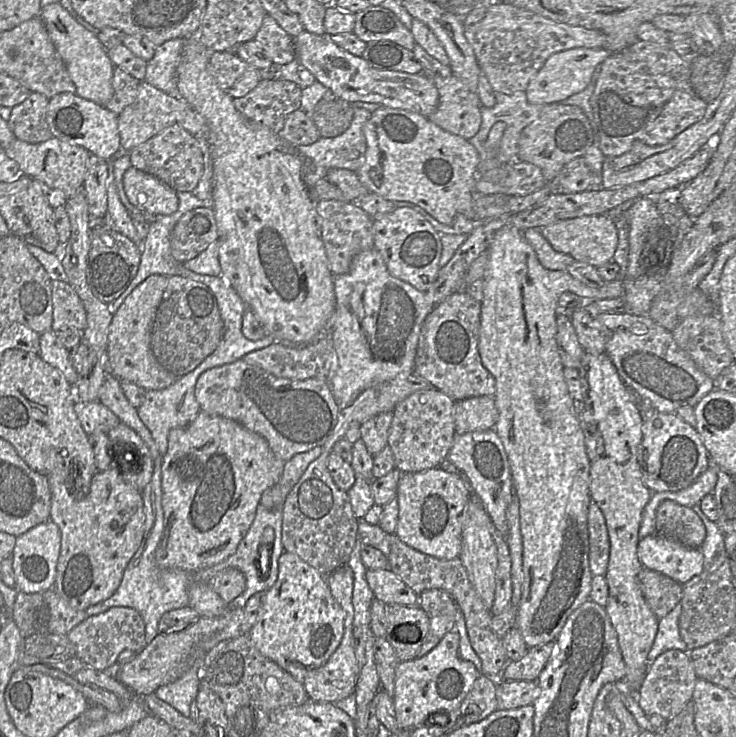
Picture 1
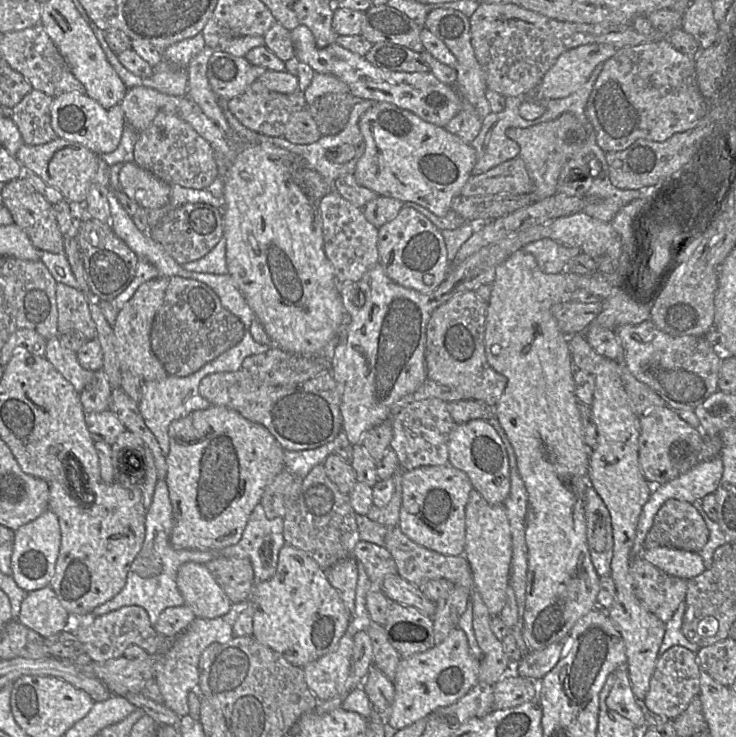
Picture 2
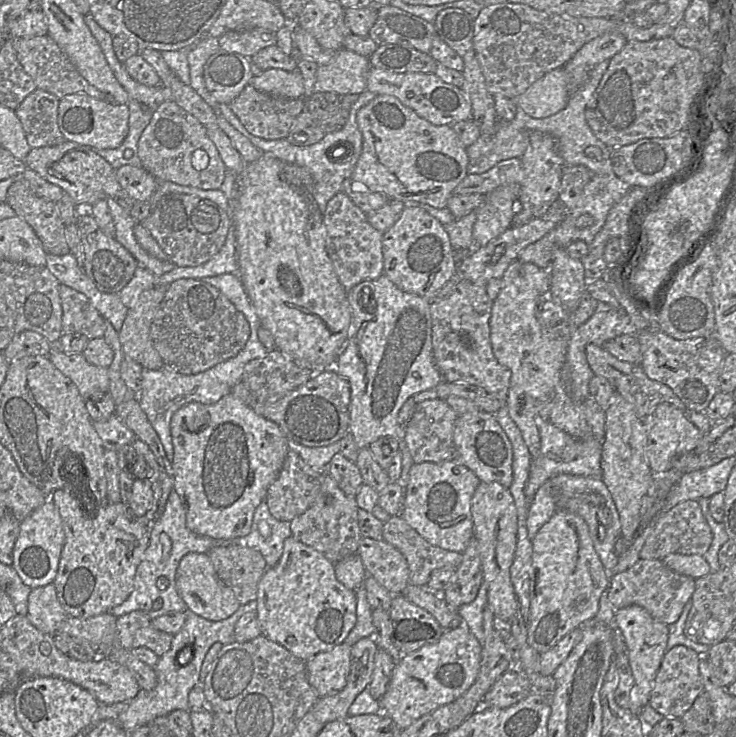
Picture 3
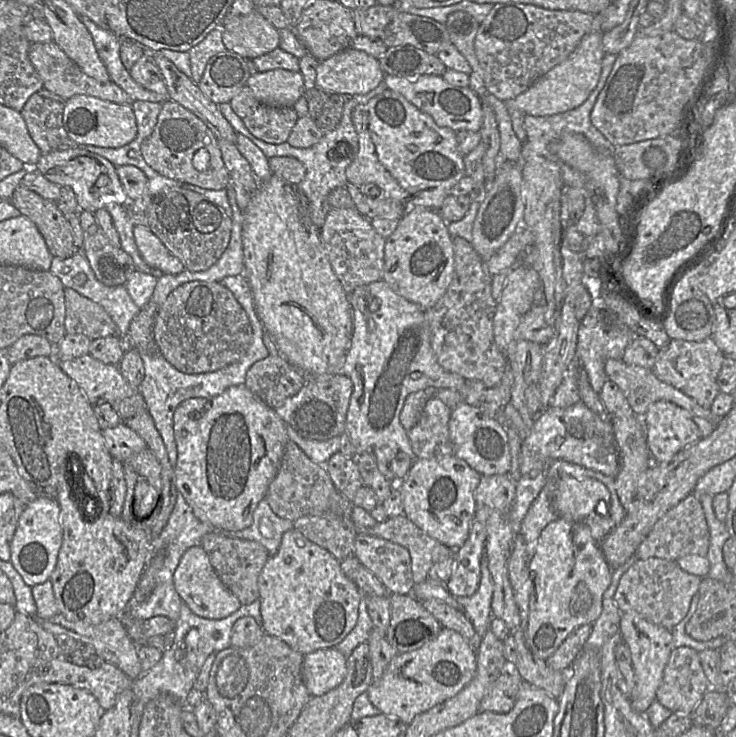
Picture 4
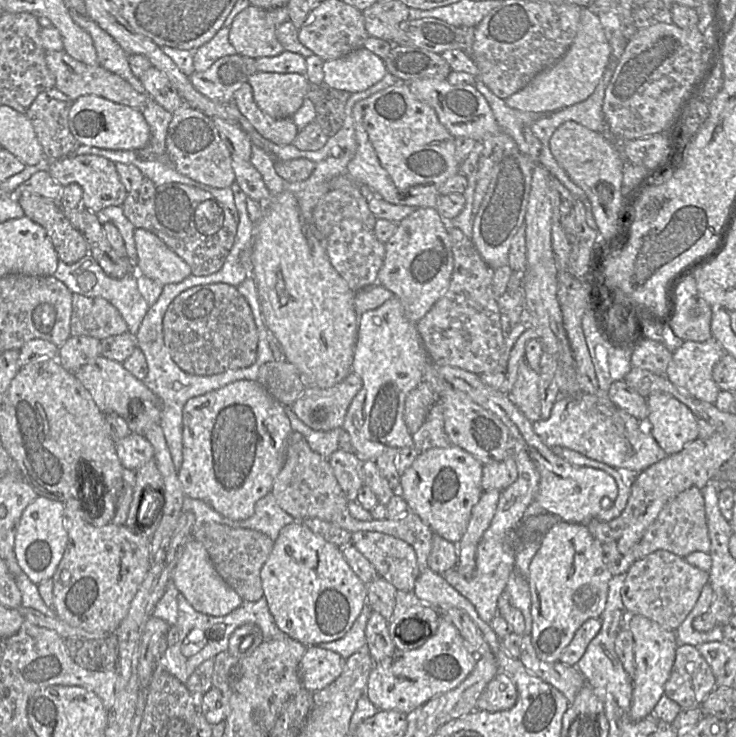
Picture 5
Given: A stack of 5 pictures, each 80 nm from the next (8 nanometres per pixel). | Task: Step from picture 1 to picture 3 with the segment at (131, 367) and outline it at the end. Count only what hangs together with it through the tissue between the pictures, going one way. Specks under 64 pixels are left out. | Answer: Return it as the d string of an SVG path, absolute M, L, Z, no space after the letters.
M155 286L143 291L129 307L118 332L125 358L139 363L143 369L159 370L164 362L151 342L151 324L165 296L166 288Z

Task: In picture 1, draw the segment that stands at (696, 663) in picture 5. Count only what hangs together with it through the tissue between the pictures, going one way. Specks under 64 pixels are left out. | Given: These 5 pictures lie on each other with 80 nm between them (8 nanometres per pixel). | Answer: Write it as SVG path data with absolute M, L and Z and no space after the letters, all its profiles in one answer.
M677 649L667 650L649 667L638 691L638 704L647 716L660 715L669 720L692 700L697 679L689 653Z

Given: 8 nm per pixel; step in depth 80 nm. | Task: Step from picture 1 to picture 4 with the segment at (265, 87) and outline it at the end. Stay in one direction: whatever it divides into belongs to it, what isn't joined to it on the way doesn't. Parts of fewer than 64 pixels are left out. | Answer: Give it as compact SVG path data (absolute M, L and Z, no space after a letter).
M248 85L229 104L253 136L270 144L287 142L299 118L293 107L262 104Z

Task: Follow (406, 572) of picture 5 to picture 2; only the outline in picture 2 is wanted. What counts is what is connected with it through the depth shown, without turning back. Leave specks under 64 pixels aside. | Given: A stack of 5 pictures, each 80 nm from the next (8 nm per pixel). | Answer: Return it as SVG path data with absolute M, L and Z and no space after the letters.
M359 540L352 556L357 562L362 563L375 587L380 587L386 577L397 575L395 561L385 547Z

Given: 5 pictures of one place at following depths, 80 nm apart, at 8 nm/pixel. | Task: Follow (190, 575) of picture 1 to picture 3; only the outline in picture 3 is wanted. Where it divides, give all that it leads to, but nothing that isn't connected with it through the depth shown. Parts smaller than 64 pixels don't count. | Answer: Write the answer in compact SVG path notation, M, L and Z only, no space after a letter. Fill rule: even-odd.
M173 490L162 514L150 526L149 545L137 567L132 593L109 613L118 618L132 611L141 610L153 620L165 614L185 612L188 607L176 588L176 573L181 559L190 552L208 553L214 547L231 545L231 542L226 541L226 539L213 539L192 532L186 524L184 505L179 495ZM160 577L166 577L169 580L169 585L165 590L159 590L157 587L157 580Z

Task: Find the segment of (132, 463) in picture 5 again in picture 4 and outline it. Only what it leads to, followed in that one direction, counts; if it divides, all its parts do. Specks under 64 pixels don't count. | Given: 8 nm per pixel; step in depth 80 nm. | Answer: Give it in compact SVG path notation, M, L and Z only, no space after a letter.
M123 421L102 432L113 459L118 459L121 462L147 447L146 442Z

